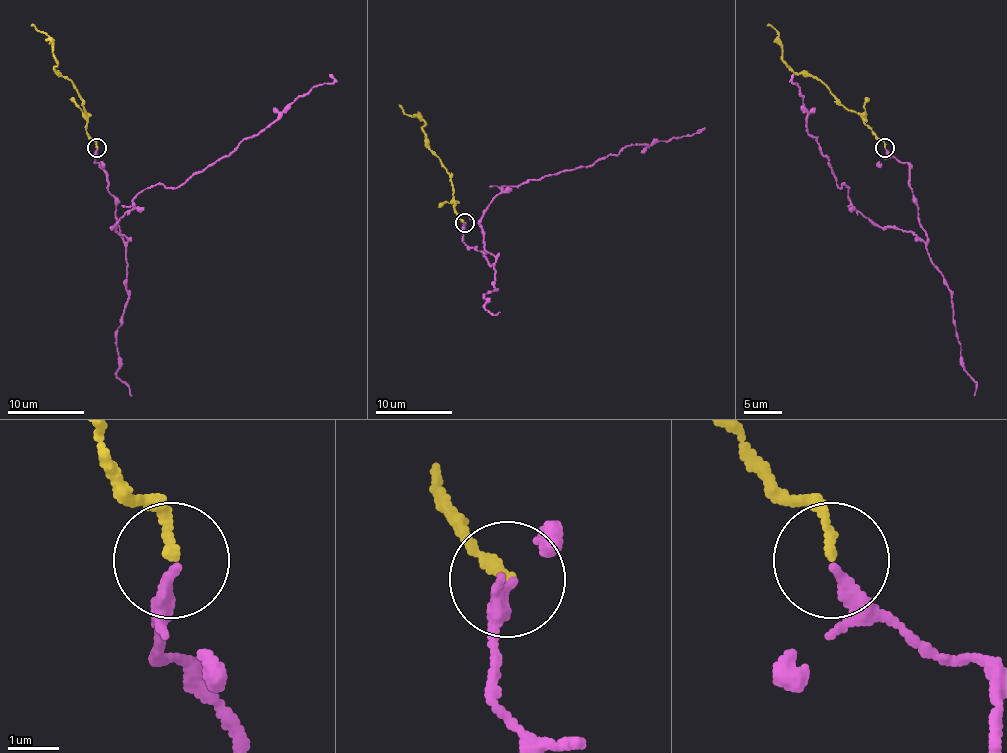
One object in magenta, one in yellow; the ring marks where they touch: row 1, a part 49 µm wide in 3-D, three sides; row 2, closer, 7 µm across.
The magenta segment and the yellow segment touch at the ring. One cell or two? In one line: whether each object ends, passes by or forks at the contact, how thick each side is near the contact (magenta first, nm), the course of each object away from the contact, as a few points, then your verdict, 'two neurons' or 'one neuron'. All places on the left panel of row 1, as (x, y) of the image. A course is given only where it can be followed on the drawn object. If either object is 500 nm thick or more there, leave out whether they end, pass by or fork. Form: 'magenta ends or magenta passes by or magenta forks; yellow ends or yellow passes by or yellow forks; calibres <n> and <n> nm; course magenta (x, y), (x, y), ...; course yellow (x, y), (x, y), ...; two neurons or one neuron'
magenta passes by; yellow ends; calibres 200 and 170 nm; course magenta (97, 148), (124, 242), (112, 227), (137, 196), (204, 171), (332, 81), (328, 74); course yellow (97, 148), (85, 129), (87, 118), (84, 99), (68, 79), (55, 70), (53, 43), (30, 26); one neuron

